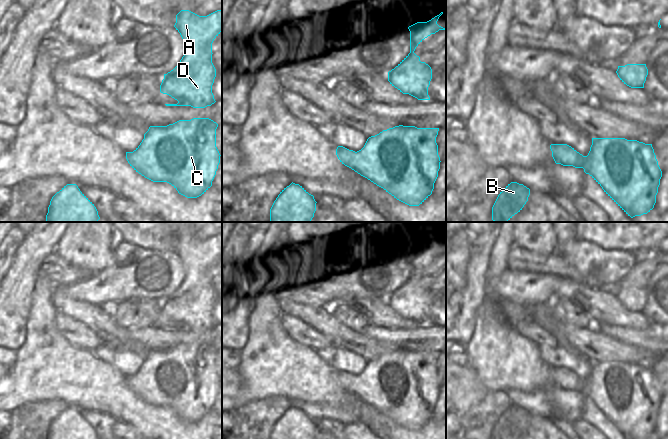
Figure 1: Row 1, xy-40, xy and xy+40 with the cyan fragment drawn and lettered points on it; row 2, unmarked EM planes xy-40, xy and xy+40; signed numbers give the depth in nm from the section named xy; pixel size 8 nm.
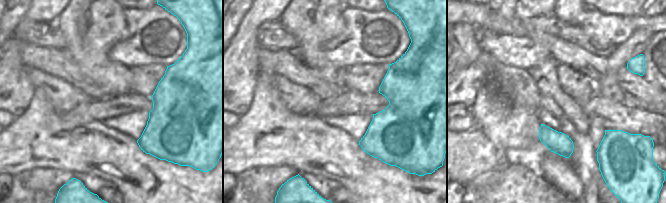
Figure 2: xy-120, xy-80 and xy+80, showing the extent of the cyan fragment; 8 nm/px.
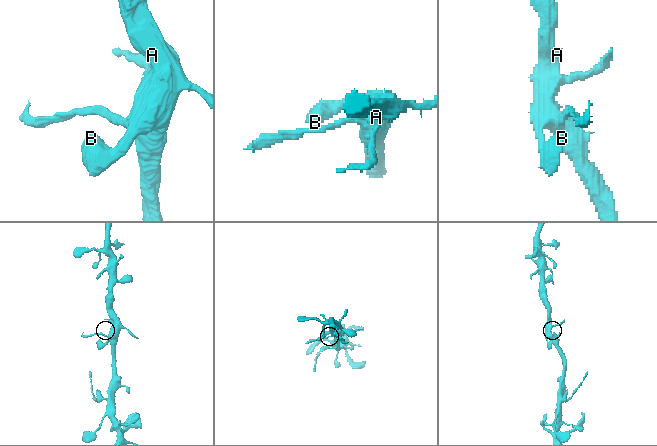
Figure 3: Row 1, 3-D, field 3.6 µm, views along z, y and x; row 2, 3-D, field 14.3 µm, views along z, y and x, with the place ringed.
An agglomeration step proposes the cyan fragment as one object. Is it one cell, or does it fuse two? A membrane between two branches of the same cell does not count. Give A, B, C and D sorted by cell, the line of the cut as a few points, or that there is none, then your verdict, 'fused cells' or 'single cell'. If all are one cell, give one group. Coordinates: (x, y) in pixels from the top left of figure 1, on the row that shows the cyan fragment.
A B C D | no cut | single cell

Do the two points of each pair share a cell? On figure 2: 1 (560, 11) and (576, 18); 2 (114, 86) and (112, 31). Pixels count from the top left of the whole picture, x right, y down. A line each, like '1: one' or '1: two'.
1: one
2: one

